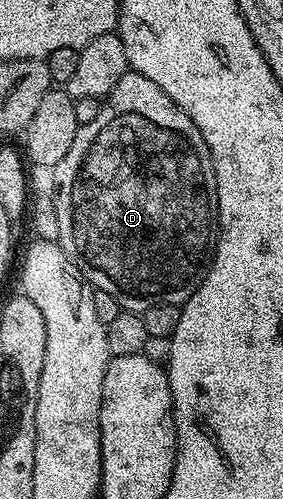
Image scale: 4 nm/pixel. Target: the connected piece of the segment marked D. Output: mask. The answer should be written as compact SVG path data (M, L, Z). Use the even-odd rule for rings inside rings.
M128 71L115 82L115 90L111 90L108 96L104 97L99 115L86 124L78 127L75 134L75 142L71 142L71 150L63 154L63 162L59 162L54 168L56 184L54 210L58 216L58 238L56 243L61 245L61 249L75 262L75 266L81 271L82 276L89 281L93 288L107 290L115 302L121 304L122 309L127 312L136 312L138 314L145 312L151 306L156 304L176 304L178 306L185 303L191 294L201 284L201 278L209 272L213 264L213 251L217 248L217 179L215 170L211 162L211 154L207 142L199 134L195 122L187 118L151 78L143 78L143 74L135 71Z

